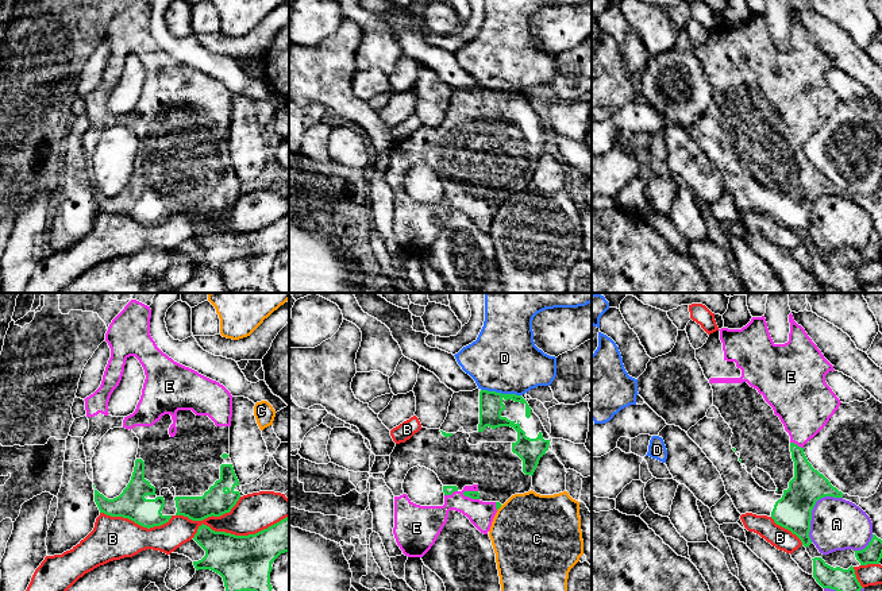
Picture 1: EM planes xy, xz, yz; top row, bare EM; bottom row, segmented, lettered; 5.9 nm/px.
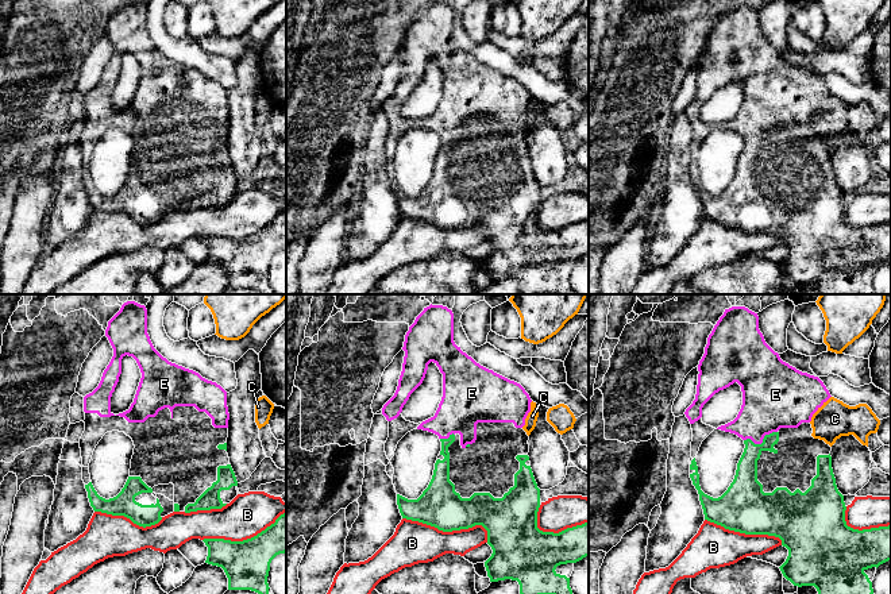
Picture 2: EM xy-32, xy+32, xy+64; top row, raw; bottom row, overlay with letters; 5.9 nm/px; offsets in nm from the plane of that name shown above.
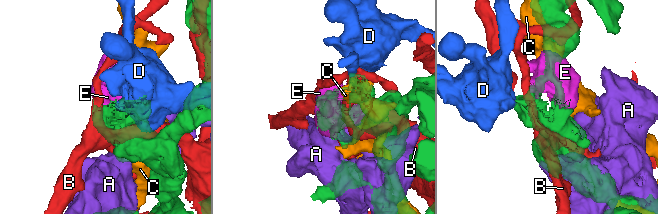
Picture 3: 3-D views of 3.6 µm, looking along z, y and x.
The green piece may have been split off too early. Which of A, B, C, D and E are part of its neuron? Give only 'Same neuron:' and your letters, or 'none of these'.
Same neuron: E

